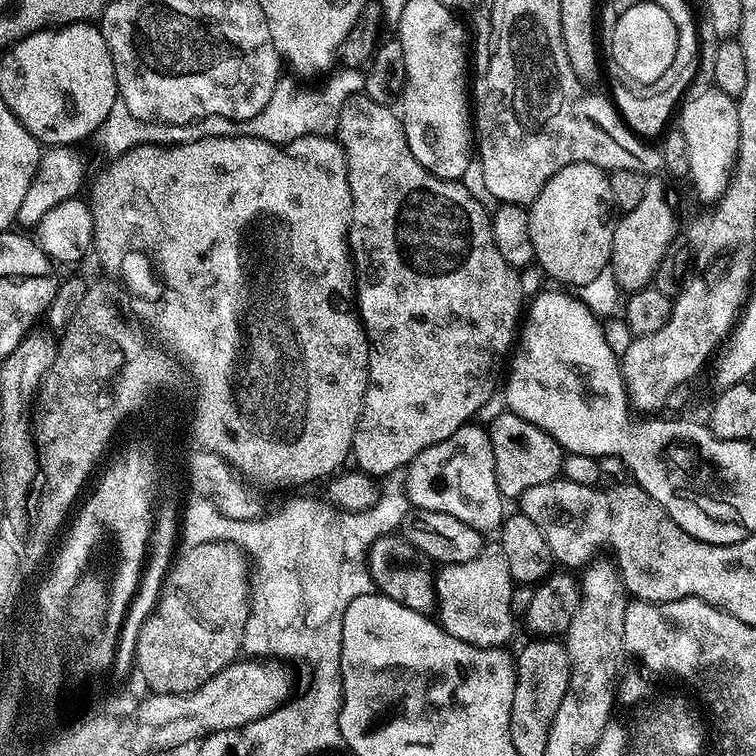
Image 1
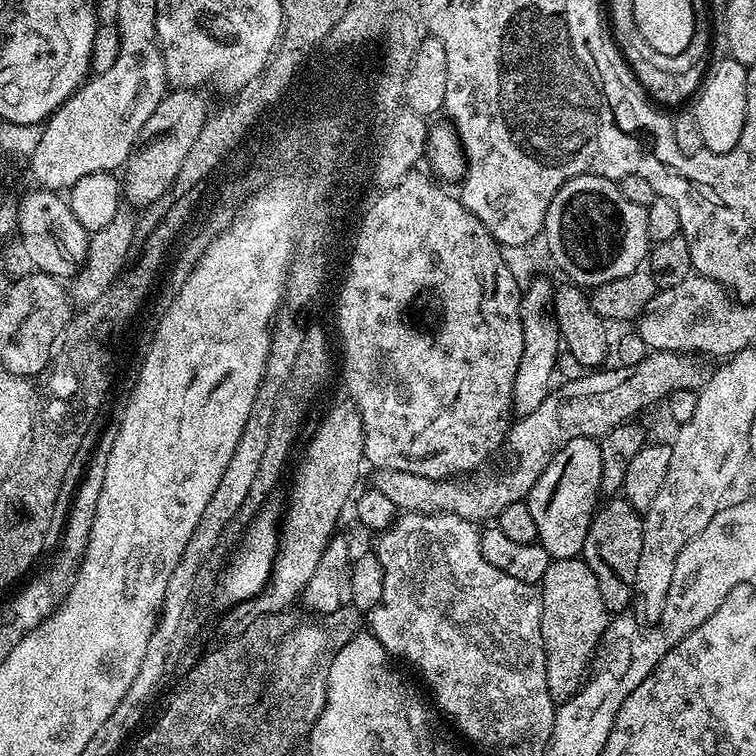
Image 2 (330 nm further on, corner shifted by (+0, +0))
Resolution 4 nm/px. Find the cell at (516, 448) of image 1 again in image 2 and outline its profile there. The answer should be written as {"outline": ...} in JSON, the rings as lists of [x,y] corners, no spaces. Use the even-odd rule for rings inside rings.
{"outline":[[[574,438],[566,442],[534,482],[526,503],[538,526],[537,541],[553,560],[574,560],[583,553],[586,534],[598,508],[596,496],[601,495],[601,482],[602,450],[599,443],[590,438]]]}

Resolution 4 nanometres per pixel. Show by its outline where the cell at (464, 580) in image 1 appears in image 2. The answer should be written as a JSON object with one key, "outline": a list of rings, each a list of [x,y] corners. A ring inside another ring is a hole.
{"outline":[[[404,512],[387,529],[381,531],[375,537],[377,540],[374,553],[384,571],[384,586],[381,600],[370,609],[370,616],[372,616],[370,631],[378,638],[378,642],[382,642],[389,656],[393,658],[401,656],[406,663],[413,664],[424,675],[429,688],[427,691],[430,696],[430,691],[432,691],[431,699],[435,707],[441,713],[444,711],[456,723],[457,730],[466,739],[473,740],[474,743],[481,744],[484,748],[525,748],[528,752],[540,754],[543,753],[548,739],[552,737],[552,727],[558,707],[557,701],[553,700],[546,686],[546,650],[542,642],[540,589],[535,584],[518,582],[518,578],[510,578],[510,574],[502,574],[498,566],[490,566],[490,562],[486,562],[486,558],[482,556],[480,534],[481,529],[466,518],[460,518],[458,514],[440,512]]]}

